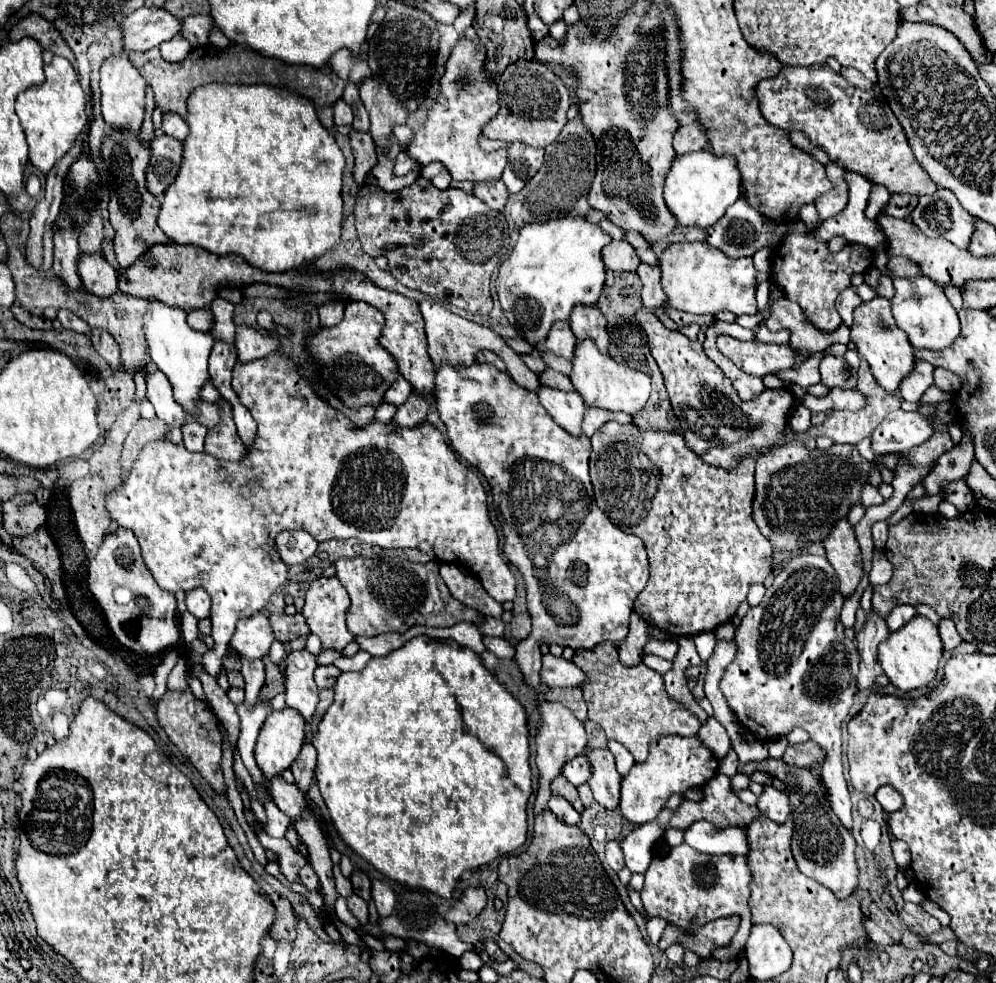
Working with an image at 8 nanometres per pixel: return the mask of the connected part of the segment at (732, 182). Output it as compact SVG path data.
M694 151L672 161L672 167L664 183L664 199L678 225L682 227L712 227L740 197L740 171L736 169L734 157L716 157L708 151Z

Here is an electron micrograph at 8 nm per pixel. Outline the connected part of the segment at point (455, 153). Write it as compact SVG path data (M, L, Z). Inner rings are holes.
M462 37L450 59L446 61L446 73L440 79L440 95L434 107L428 111L428 119L414 133L414 141L408 147L408 155L416 159L420 165L430 165L440 161L456 181L472 181L472 183L488 183L498 181L506 163L508 151L498 149L492 153L484 153L478 147L478 137L482 135L482 127L498 113L498 91L492 79L484 75L484 45L474 45L470 39Z

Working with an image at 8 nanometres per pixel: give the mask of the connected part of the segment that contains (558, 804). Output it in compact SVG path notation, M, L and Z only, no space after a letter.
M552 797L550 803L548 803L548 809L568 825L578 825L580 823L580 813L574 811L574 807L562 797Z

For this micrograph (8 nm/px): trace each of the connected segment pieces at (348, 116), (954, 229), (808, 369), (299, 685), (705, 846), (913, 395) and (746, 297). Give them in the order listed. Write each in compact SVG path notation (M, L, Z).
M342 99L334 105L334 125L352 125L352 109Z
M936 191L930 197L922 197L916 205L916 209L912 211L912 221L914 225L928 237L944 237L950 243L954 243L960 249L968 249L972 233L974 233L974 217L968 215L968 211L964 211L956 199L956 195L952 195L952 191Z
M822 353L808 359L802 367L798 367L798 371L794 369L786 369L786 371L778 371L776 375L784 381L794 381L796 385L800 385L800 381L820 381L820 373L818 373L818 363L822 359Z
M306 649L292 651L286 657L286 705L300 711L306 725L310 725L318 705L318 687L312 677L316 659L318 655Z
M696 821L692 827L684 829L684 843L700 853L738 853L748 855L746 831L738 827L718 829L712 823Z
M916 361L912 375L902 381L900 395L902 395L904 401L920 403L920 397L924 395L924 391L926 391L930 385L934 385L934 367L932 367L930 363Z
M672 243L660 257L662 279L660 285L666 293L662 309L682 309L688 313L732 311L738 315L754 315L756 309L756 269L752 257L730 259L708 243Z

